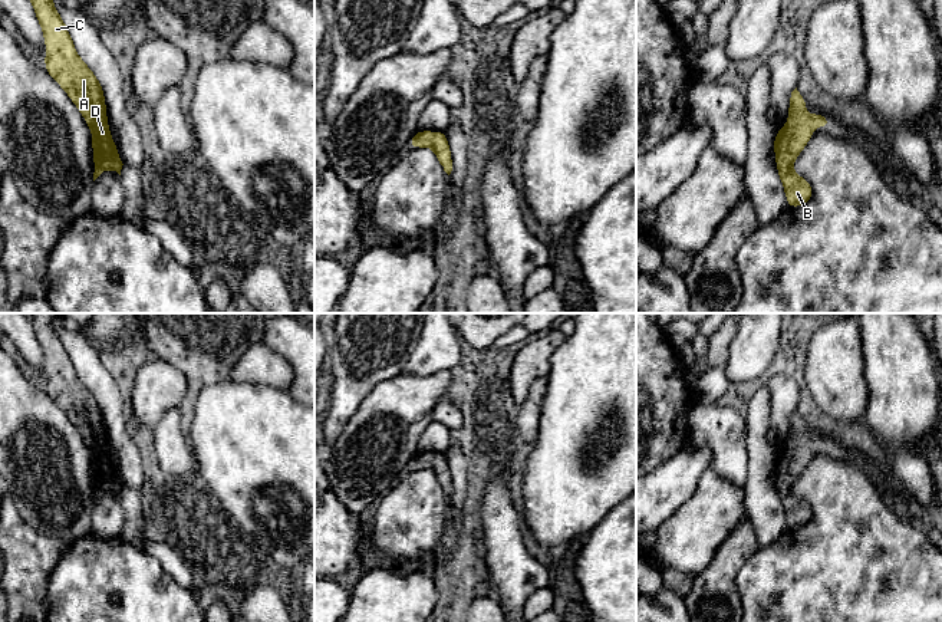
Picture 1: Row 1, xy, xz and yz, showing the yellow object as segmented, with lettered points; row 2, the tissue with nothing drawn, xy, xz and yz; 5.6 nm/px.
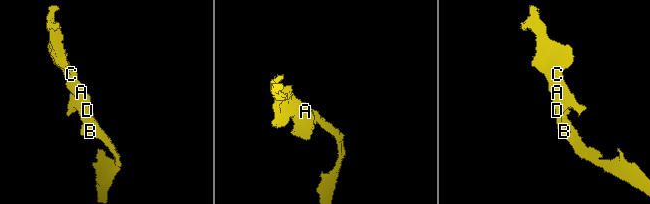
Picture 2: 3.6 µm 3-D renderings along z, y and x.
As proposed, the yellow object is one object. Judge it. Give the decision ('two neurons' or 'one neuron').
one neuron

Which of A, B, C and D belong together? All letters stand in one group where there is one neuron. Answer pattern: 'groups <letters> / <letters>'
groups A B C D

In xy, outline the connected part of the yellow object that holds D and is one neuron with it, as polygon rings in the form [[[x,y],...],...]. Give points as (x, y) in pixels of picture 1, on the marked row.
[[[30,0],[43,29],[47,55],[46,72],[66,90],[82,112],[93,136],[93,181],[105,168],[121,175],[122,161],[111,138],[103,90],[96,76],[75,52],[70,34],[57,14],[53,0]]]

